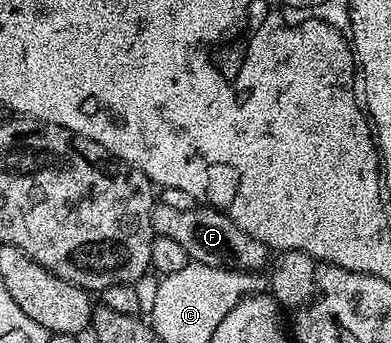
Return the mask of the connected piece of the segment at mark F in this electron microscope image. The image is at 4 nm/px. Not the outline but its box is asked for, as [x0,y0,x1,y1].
[152,203,268,271]

